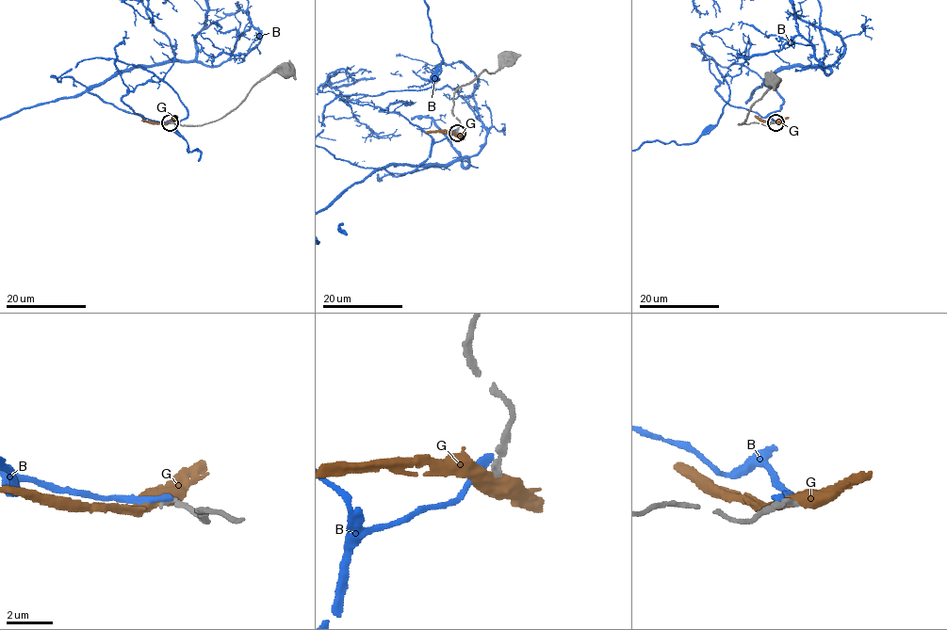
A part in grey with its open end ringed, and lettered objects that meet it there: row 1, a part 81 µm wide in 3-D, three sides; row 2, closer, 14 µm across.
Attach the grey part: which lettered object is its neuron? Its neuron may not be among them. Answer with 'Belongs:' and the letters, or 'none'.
Belongs: none

